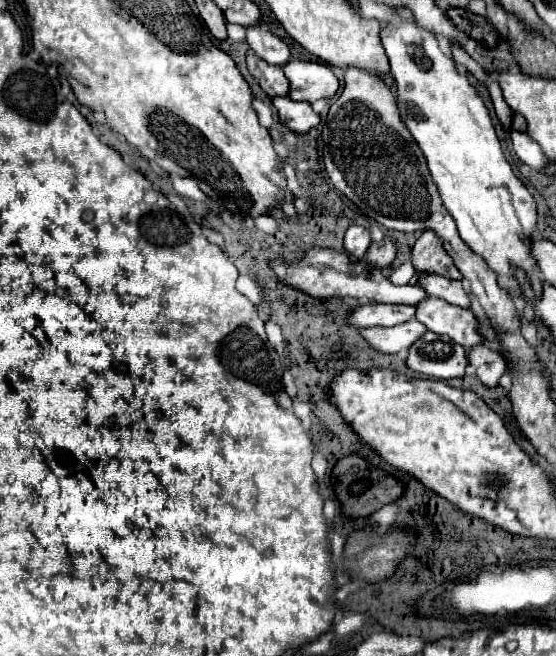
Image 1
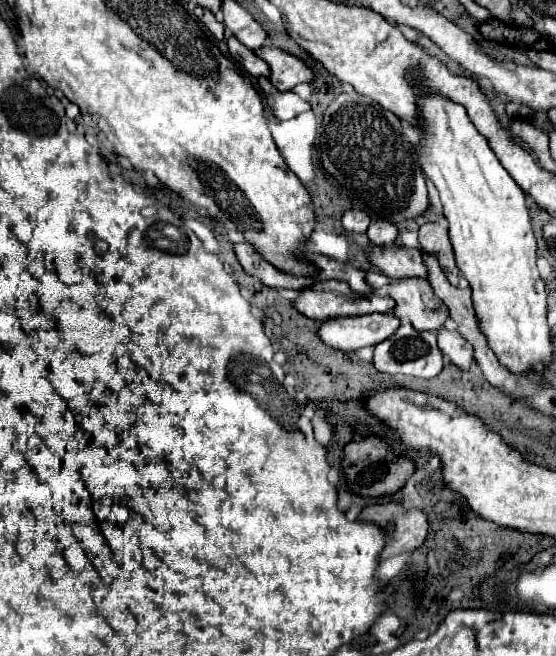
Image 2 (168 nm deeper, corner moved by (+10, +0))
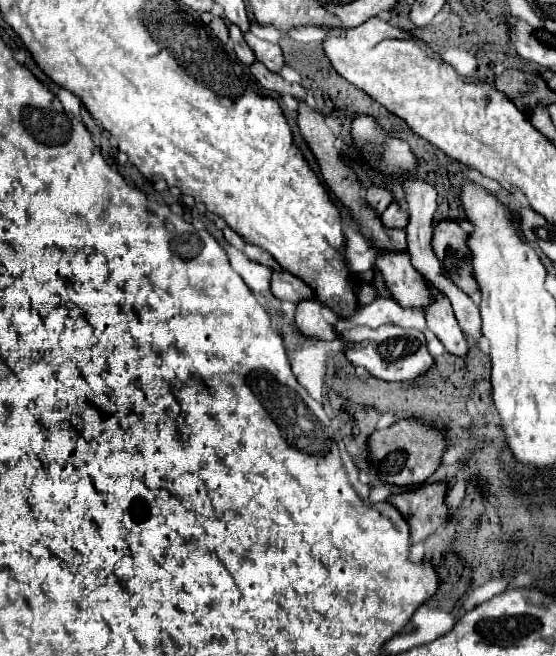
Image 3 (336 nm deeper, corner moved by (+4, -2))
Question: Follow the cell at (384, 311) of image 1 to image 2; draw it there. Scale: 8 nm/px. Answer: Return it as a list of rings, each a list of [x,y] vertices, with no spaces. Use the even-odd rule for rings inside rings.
[[[316,281],[312,287],[300,289],[292,303],[302,315],[316,321],[360,313],[392,313],[394,307],[388,295],[356,295],[342,281]]]

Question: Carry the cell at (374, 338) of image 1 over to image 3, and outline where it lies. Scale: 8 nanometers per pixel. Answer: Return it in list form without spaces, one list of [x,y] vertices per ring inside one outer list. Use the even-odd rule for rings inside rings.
[[[316,299],[302,301],[296,307],[296,327],[306,333],[306,337],[318,337],[322,341],[334,341],[338,339],[336,323],[338,323],[338,313],[332,311],[330,307],[322,305]]]

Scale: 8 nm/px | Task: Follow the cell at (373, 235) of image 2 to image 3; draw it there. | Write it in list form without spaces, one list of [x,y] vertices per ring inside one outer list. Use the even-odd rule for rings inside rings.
[[[396,201],[390,203],[390,207],[380,215],[380,219],[382,219],[382,225],[390,229],[404,229],[408,225],[408,213],[404,213]]]

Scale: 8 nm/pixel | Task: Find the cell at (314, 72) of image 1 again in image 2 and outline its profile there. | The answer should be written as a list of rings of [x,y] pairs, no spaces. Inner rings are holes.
[[[260,47],[254,49],[254,53],[264,59],[270,67],[270,81],[280,91],[290,91],[298,83],[310,83],[314,79],[314,71],[300,61],[294,55],[288,55],[286,51],[278,47]]]

